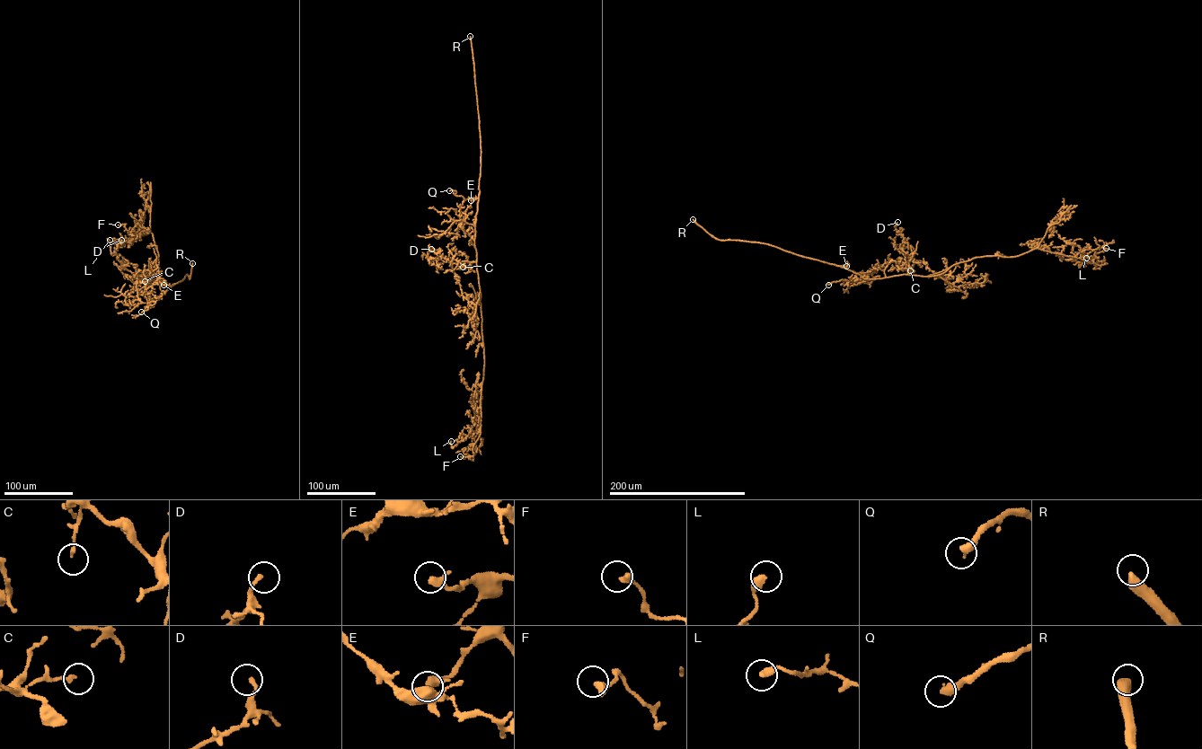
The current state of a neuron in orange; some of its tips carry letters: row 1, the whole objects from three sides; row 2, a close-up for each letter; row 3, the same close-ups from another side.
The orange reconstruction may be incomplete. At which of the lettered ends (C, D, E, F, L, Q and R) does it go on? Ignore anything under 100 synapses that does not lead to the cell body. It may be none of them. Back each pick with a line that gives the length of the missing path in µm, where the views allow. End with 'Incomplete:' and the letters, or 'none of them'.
R: Missing length about 500 µm
Incomplete: R

